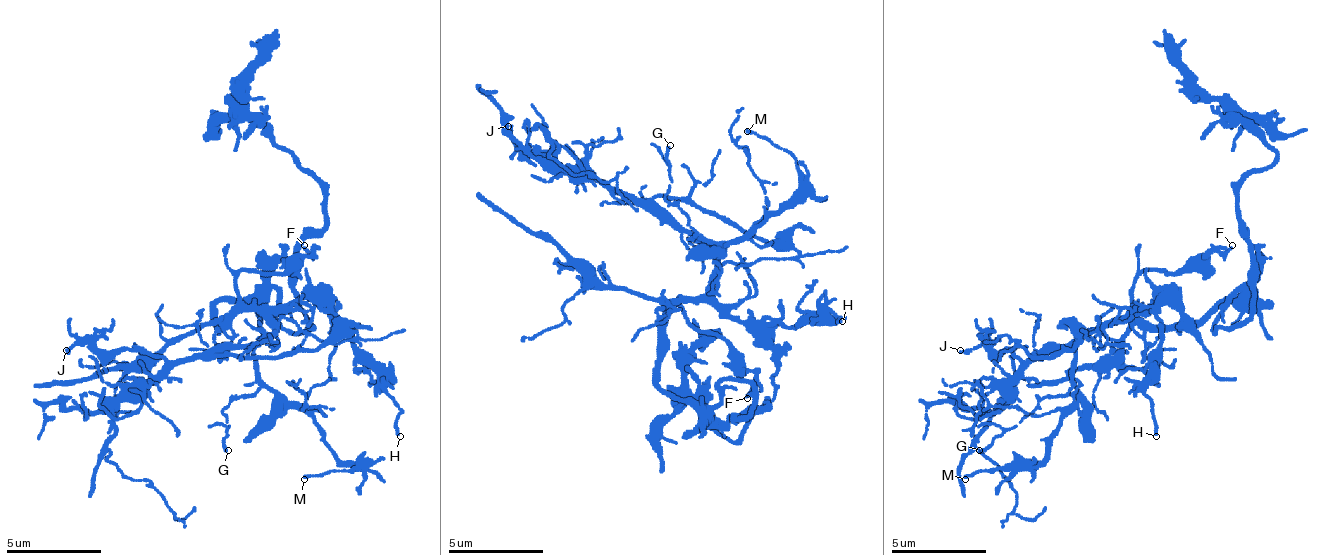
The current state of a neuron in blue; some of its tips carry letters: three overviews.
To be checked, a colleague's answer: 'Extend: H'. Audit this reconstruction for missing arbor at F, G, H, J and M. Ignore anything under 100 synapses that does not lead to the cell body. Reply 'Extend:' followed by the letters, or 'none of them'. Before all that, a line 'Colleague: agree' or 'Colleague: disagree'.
Colleague: disagree
Extend: none of them

